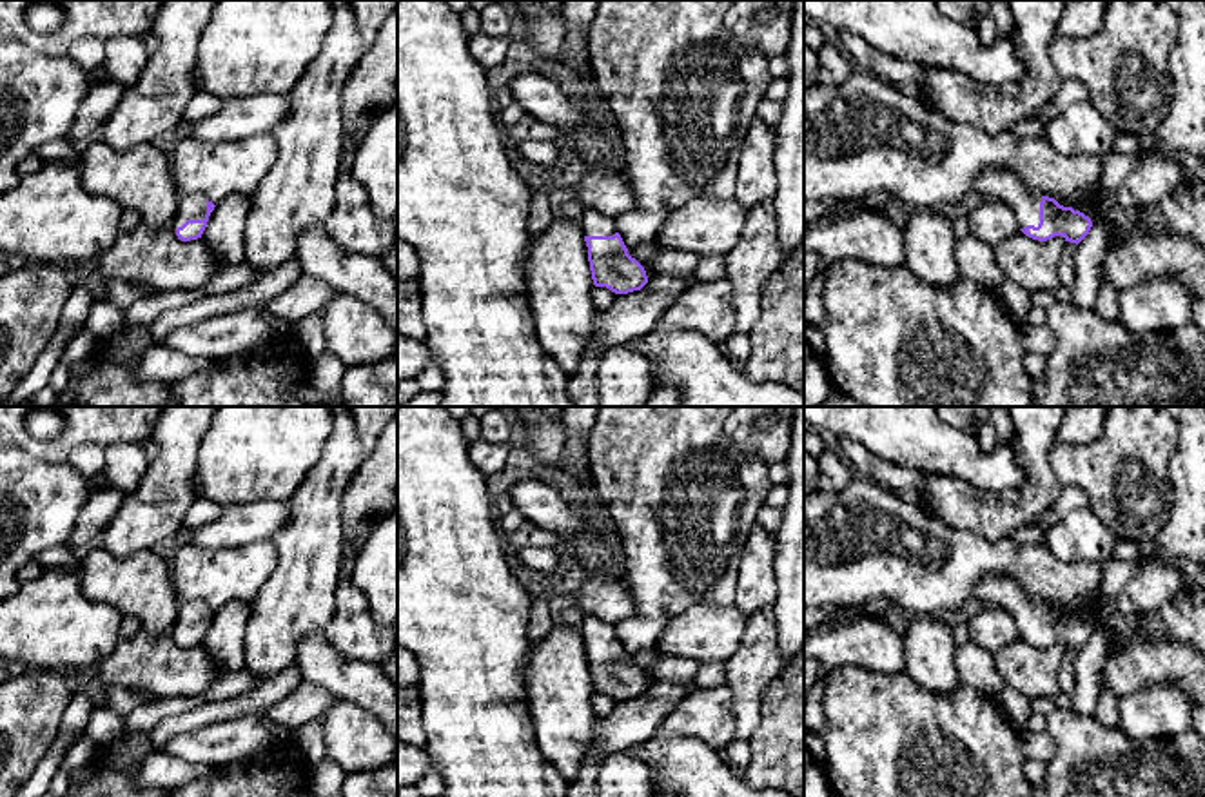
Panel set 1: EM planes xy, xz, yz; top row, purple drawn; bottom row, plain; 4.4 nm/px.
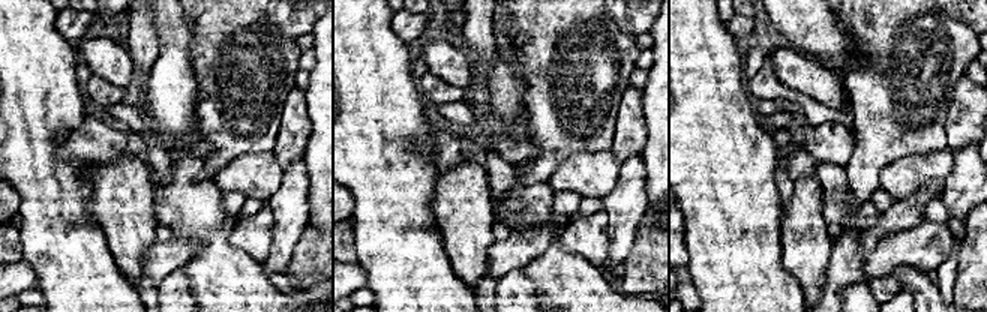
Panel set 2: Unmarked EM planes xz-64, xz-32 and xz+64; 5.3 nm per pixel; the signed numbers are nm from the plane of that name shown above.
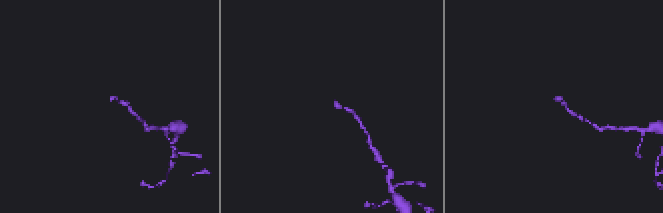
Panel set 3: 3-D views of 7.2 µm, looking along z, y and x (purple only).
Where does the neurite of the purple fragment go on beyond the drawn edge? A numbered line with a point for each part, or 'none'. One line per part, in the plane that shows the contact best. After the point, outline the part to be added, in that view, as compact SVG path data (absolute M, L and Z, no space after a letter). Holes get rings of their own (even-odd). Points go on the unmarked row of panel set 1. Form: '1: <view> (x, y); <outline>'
1: xy (191, 612); M183 601L180 606L180 614L171 630L172 641L181 634L187 626L205 626L207 621L207 605L200 601Z

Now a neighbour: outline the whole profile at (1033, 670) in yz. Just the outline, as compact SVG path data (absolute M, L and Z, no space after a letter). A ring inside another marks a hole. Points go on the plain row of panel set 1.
M1018 637L994 652L993 659L1005 686L1020 690L1029 699L1054 699L1060 694L1058 670L1063 655L1063 643L1038 648Z

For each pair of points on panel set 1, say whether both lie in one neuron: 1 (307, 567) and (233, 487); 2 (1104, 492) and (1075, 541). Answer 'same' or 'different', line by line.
1: different
2: different

